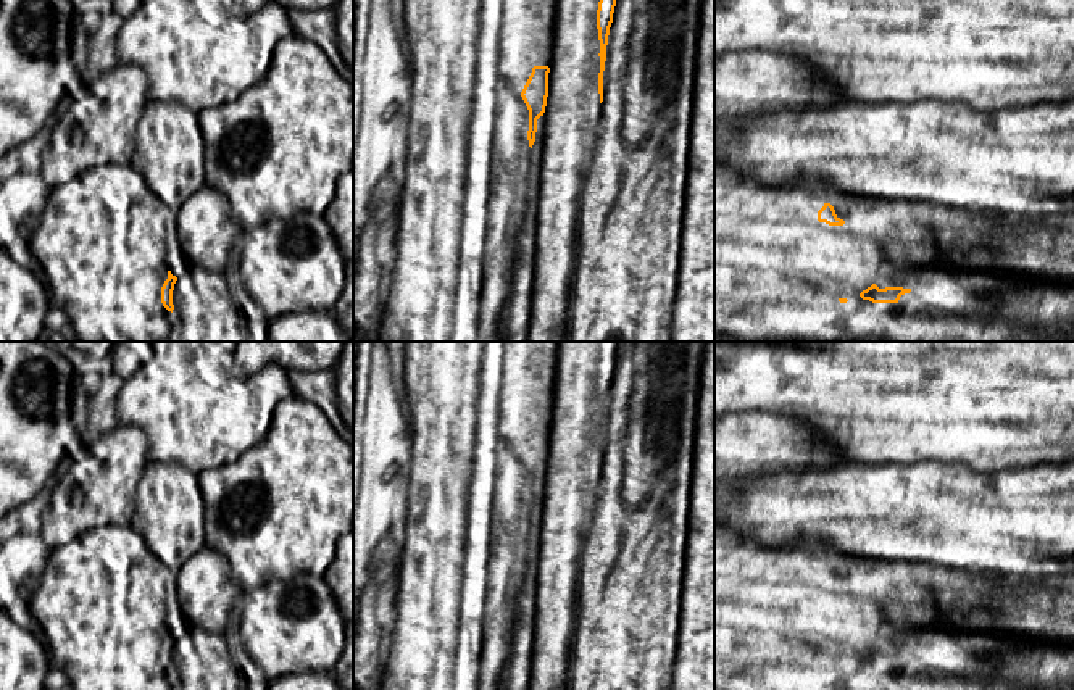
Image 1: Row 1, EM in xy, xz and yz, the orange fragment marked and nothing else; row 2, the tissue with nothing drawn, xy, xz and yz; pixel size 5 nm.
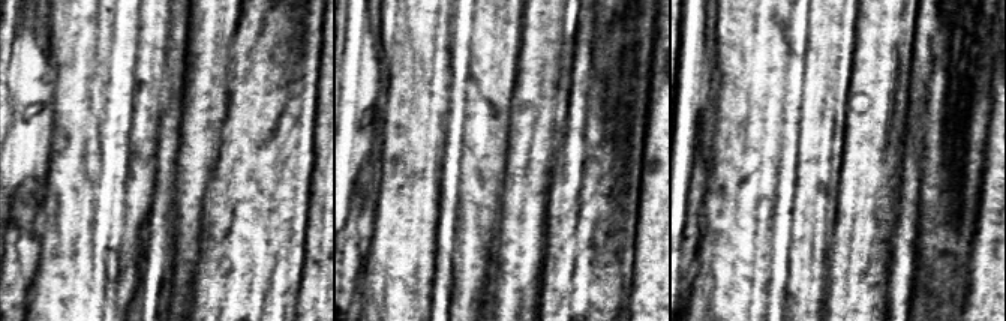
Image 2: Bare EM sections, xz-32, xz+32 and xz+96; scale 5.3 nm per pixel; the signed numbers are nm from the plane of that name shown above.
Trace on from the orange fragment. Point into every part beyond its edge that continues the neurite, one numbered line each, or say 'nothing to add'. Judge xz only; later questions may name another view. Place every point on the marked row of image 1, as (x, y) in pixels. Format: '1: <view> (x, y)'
nothing to add

